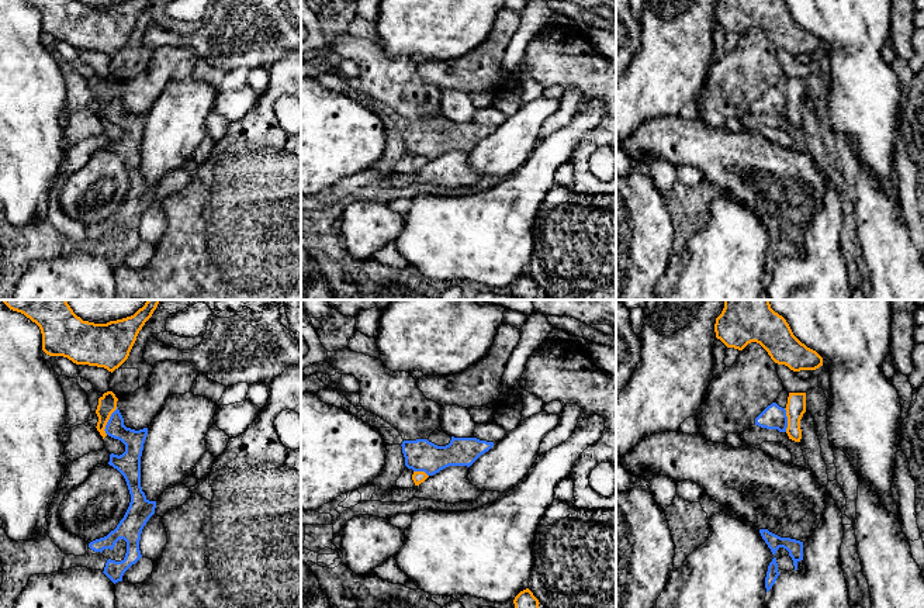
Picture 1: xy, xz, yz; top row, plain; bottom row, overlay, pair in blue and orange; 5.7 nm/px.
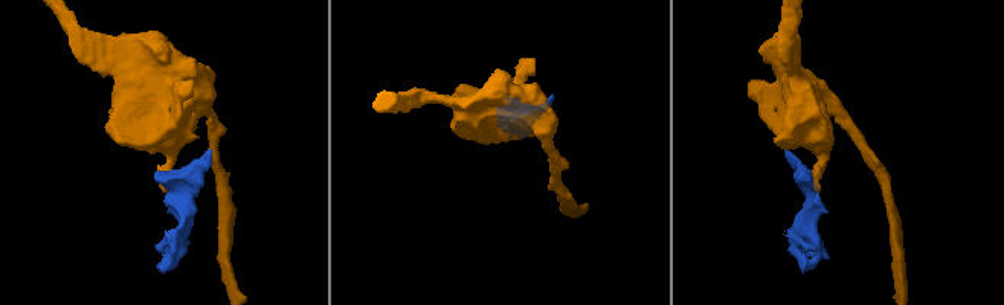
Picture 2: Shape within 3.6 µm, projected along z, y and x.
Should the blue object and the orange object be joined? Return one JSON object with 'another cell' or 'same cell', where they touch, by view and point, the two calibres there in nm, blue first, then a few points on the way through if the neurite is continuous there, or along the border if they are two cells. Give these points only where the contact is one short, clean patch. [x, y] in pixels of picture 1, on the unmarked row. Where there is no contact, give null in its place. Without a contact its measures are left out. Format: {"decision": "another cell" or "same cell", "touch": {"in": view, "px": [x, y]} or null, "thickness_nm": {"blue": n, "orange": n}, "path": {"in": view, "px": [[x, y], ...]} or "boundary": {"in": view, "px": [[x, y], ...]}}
{"decision": "another cell", "touch": {"in": "xy", "px": [108, 106]}, "thickness_nm": {"blue": 120, "orange": 110}, "boundary": {"in": "xy", "px": [[117, 92], [106, 110], [106, 118]]}}

